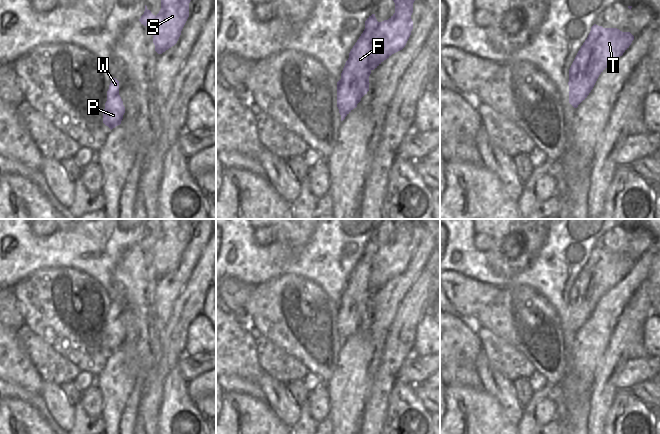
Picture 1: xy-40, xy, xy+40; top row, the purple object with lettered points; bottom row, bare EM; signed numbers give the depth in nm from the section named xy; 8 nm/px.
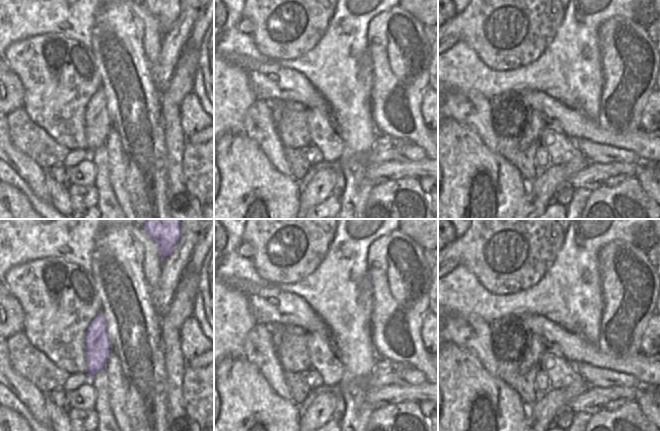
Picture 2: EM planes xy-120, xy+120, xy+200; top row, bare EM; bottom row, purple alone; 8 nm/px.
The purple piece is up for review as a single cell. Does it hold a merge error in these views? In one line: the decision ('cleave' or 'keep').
keep

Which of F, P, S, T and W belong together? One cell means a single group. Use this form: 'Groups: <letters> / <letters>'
Groups: F P S T W

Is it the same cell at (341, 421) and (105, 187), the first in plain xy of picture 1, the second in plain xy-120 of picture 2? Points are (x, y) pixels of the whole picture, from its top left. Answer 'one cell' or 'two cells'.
one cell

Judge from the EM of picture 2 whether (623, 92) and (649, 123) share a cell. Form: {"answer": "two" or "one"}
{"answer": "two"}

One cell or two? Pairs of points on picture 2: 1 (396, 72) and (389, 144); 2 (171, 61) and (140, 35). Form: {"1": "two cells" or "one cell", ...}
{"1": "two cells", "2": "two cells"}

